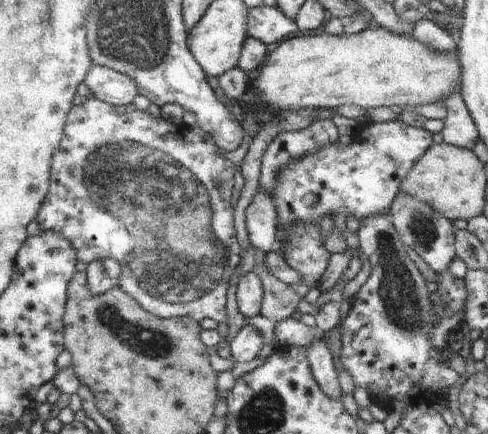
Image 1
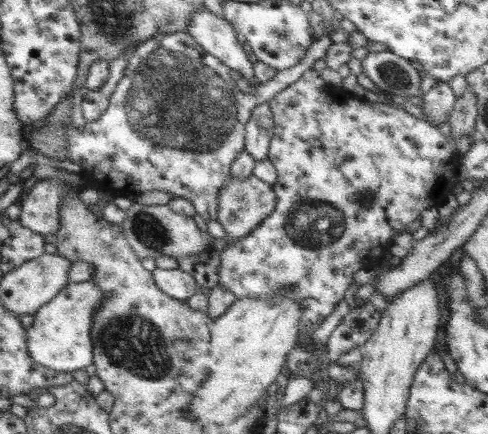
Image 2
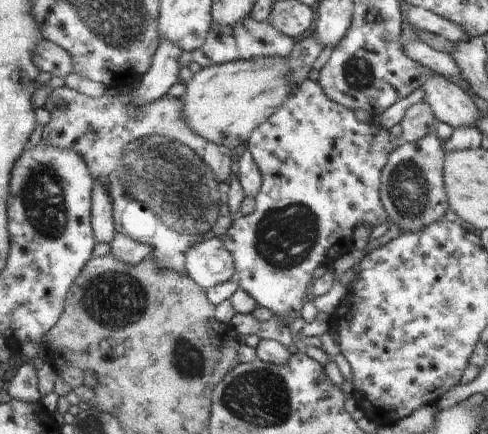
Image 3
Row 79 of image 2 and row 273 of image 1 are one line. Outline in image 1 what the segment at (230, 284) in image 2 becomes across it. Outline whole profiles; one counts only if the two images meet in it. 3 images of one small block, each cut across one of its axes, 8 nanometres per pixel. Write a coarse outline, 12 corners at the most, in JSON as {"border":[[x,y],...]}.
{"border":[[319,226],[291,228],[287,262],[315,286],[331,256]]}

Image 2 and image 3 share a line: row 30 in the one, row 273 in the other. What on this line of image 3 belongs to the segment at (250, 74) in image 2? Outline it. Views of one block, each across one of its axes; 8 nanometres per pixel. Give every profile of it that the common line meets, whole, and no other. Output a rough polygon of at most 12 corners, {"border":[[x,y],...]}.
{"border":[[221,238],[187,252],[187,274],[205,290],[237,278]]}

